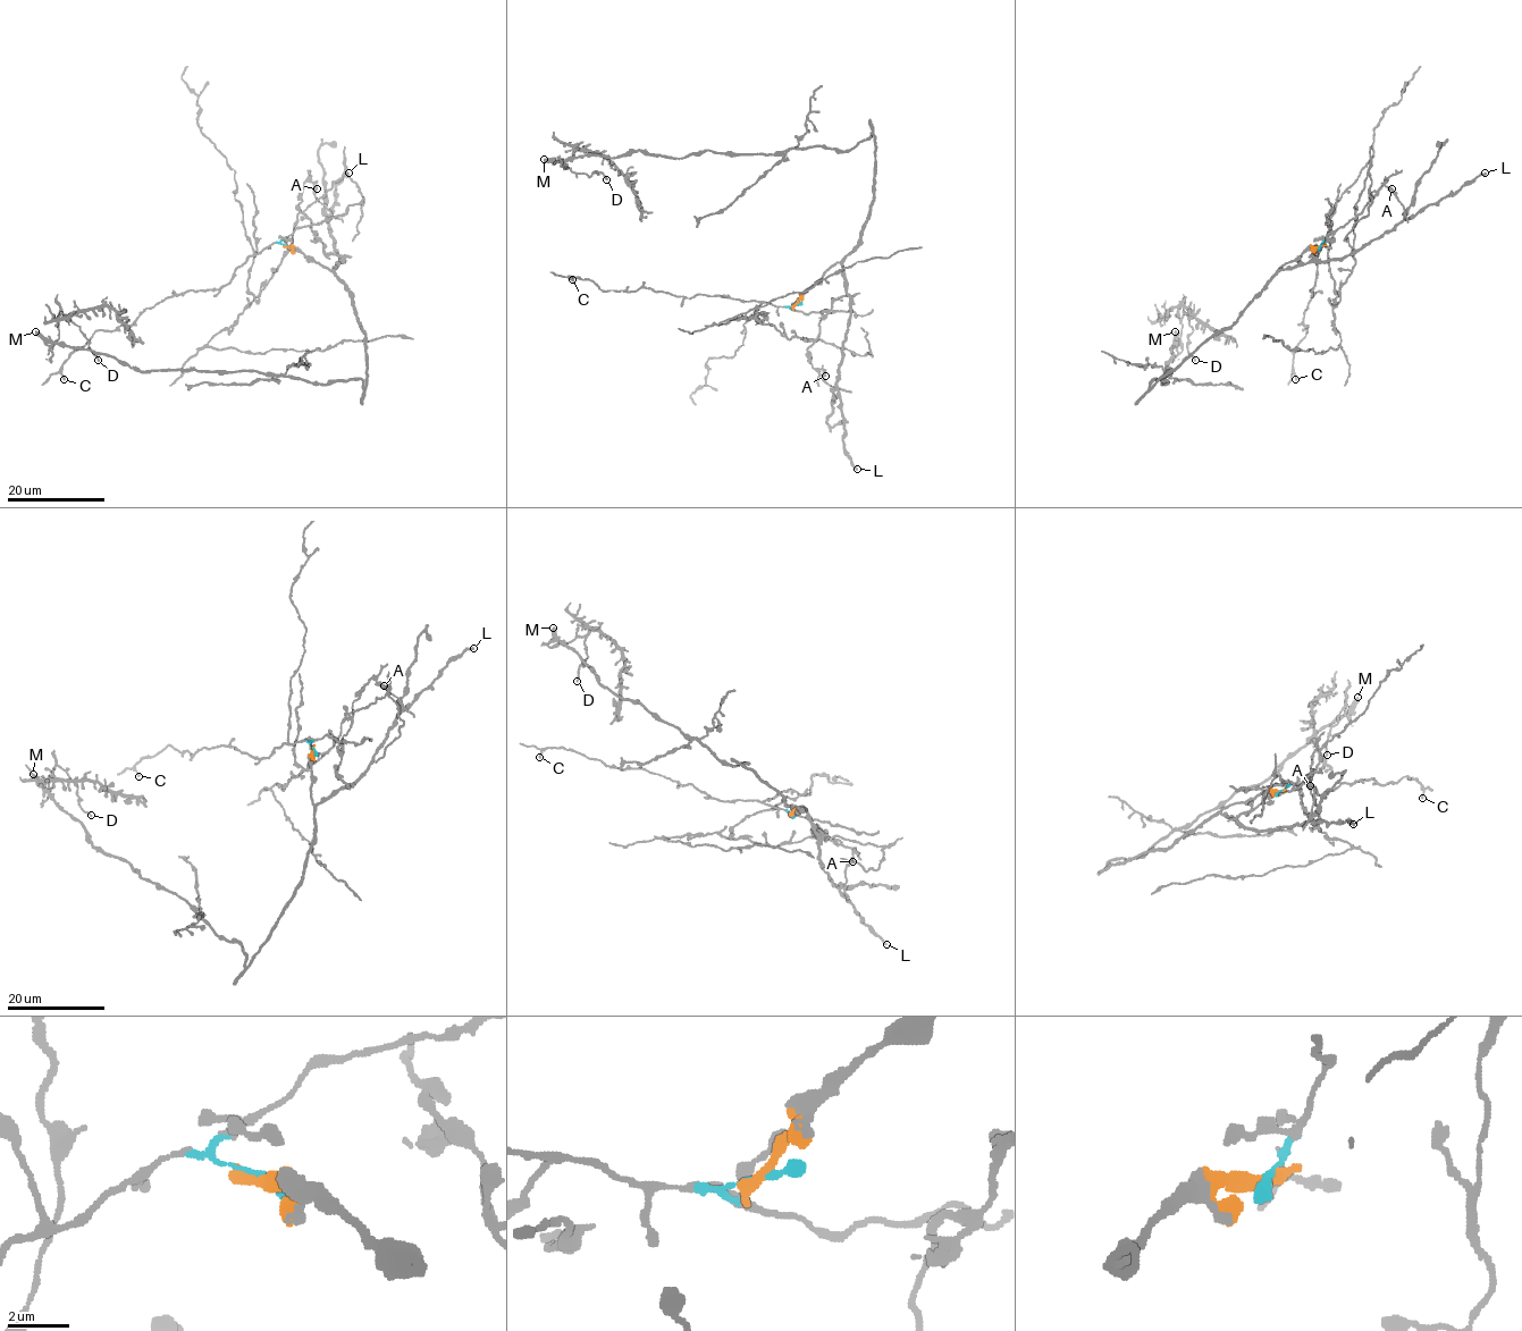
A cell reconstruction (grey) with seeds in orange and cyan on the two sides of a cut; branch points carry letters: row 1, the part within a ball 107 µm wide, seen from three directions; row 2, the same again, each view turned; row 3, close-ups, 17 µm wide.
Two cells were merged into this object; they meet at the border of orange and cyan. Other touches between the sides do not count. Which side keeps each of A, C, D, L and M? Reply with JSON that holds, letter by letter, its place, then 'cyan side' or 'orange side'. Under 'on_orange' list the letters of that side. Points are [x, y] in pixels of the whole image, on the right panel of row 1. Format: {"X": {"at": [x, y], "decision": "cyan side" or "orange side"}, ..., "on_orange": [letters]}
{"A": {"at": [1392, 188], "decision": "orange side"}, "C": {"at": [1295, 379], "decision": "cyan side"}, "D": {"at": [1195, 360], "decision": "orange side"}, "L": {"at": [1485, 173], "decision": "orange side"}, "M": {"at": [1175, 331], "decision": "orange side"}, "on_orange": ["A", "D", "L", "M"]}

